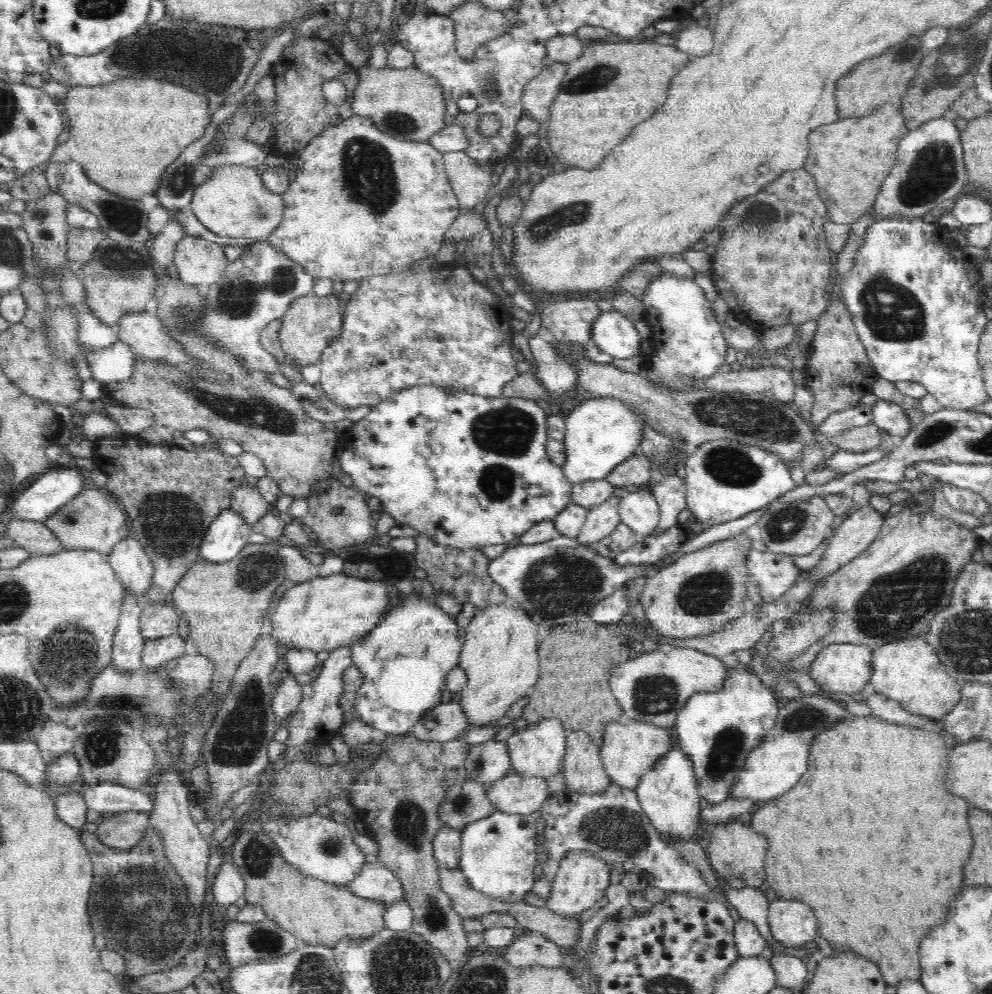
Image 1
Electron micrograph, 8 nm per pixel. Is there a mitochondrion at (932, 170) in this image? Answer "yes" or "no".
yes

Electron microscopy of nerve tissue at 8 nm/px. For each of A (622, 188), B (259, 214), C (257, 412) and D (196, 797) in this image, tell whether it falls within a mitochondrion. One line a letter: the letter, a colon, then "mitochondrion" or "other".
A: other
B: mitochondrion
C: mitochondrion
D: other

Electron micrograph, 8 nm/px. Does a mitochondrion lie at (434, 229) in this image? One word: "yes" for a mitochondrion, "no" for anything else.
no

